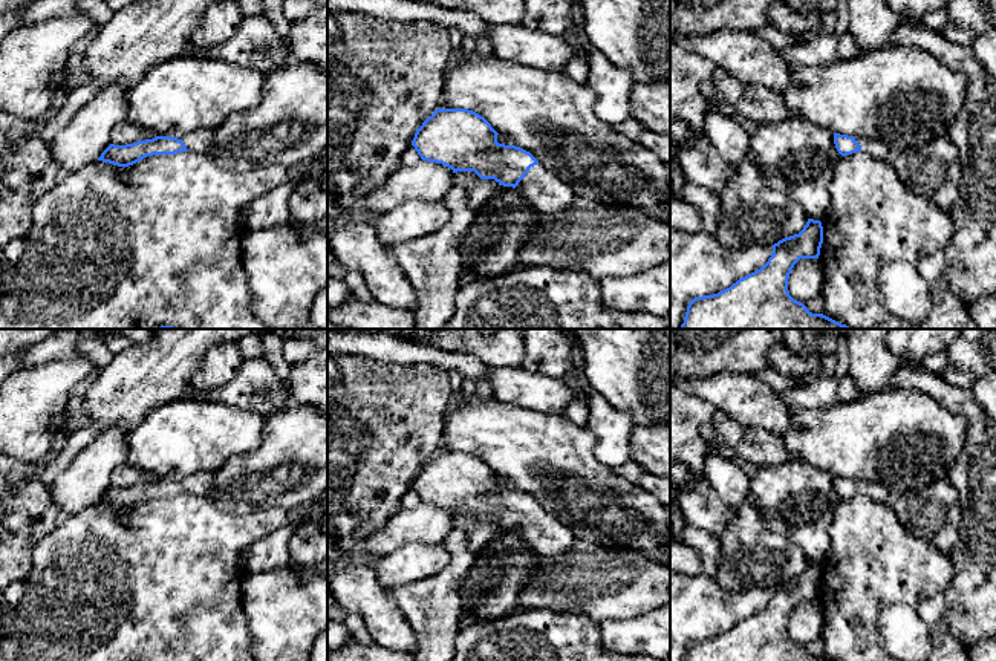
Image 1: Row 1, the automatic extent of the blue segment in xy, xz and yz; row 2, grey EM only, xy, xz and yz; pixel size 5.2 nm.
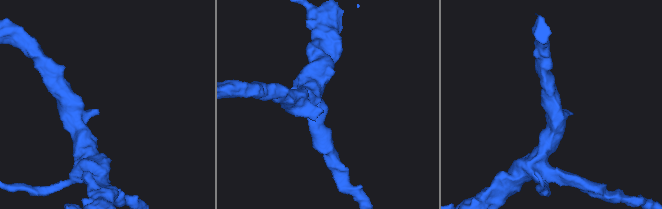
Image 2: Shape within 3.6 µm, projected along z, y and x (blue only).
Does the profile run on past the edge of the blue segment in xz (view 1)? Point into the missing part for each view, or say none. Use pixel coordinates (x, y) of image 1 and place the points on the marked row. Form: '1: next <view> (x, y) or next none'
1: next xz (546, 193)

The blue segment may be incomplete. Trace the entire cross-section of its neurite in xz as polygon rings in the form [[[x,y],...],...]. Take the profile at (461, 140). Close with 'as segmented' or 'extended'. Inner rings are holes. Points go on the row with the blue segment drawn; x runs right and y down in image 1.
[[[436,109],[416,130],[412,145],[422,161],[442,164],[457,171],[474,171],[480,179],[517,188],[539,213],[565,211],[575,200],[575,191],[548,170],[529,151],[497,142],[497,132],[479,113],[468,109]]] | extended

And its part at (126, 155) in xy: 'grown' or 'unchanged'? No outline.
grown

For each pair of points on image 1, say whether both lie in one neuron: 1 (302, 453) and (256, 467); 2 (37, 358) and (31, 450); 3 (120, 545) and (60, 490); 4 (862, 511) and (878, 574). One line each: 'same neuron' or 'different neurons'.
1: same neuron
2: different neurons
3: different neurons
4: same neuron

